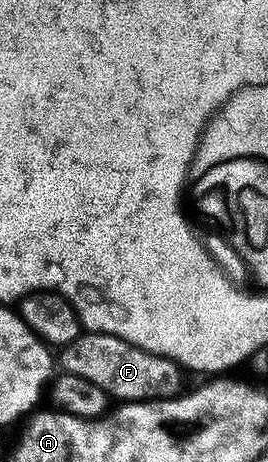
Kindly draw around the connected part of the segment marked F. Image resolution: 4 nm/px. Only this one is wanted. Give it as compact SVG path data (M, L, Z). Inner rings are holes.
M82 331L81 336L75 338L75 342L64 345L60 352L59 364L64 371L79 378L87 378L87 382L99 386L99 390L103 390L117 402L169 400L183 388L183 372L174 360L151 354L118 336Z

